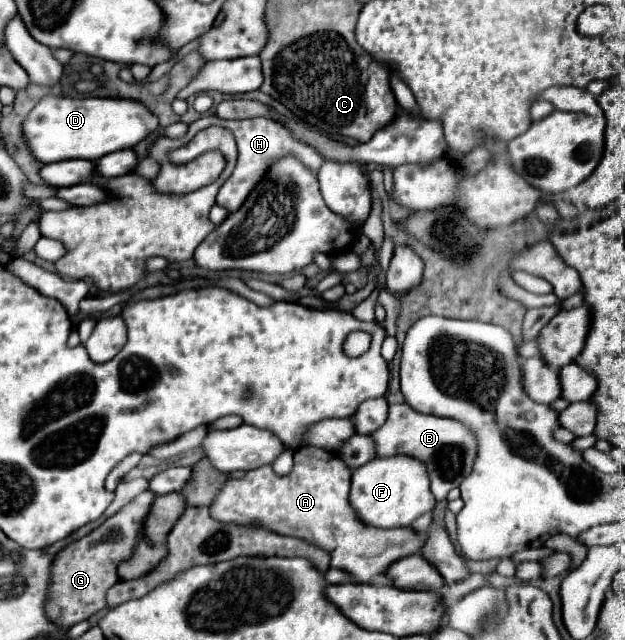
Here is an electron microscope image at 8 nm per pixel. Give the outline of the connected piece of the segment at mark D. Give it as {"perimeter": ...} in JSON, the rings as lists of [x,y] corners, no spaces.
{"perimeter":[[[45,97],[23,121],[23,137],[31,157],[37,163],[55,163],[65,159],[95,161],[111,151],[129,149],[157,129],[157,117],[141,103],[129,99],[69,99]]]}

